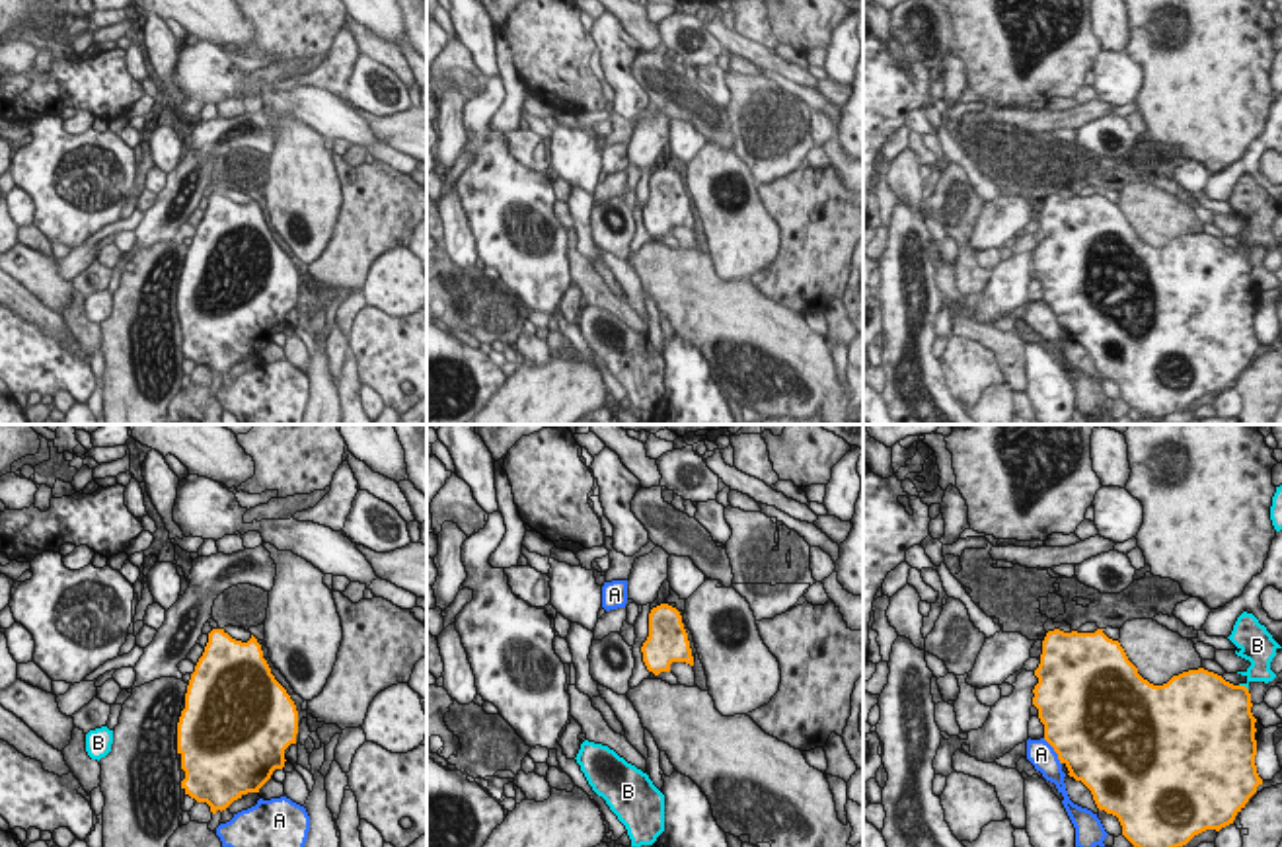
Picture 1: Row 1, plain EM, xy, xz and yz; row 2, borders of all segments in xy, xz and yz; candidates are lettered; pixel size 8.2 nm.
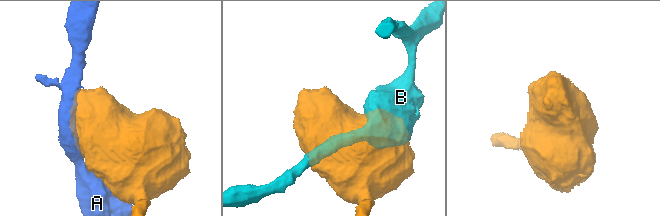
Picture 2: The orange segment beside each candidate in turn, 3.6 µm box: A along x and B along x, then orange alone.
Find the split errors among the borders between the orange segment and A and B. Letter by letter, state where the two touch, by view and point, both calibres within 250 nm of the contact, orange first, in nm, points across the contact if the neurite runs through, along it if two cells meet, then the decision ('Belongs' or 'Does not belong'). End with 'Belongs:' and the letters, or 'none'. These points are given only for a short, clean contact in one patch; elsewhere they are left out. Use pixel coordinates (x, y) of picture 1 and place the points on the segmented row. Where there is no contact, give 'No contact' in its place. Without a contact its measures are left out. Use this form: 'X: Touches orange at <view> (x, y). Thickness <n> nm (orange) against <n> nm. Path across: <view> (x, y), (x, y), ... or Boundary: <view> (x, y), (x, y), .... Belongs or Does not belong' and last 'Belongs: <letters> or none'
A: Touches orange at yz (1055, 750). Thickness 500 nm (orange) against 220 nm. Boundary: yz (1043, 738), (1060, 764). Does not belong
B: Touches orange at yz (1244, 686). Thickness 440 nm (orange) against 190 nm. Does not belong
Belongs: none

